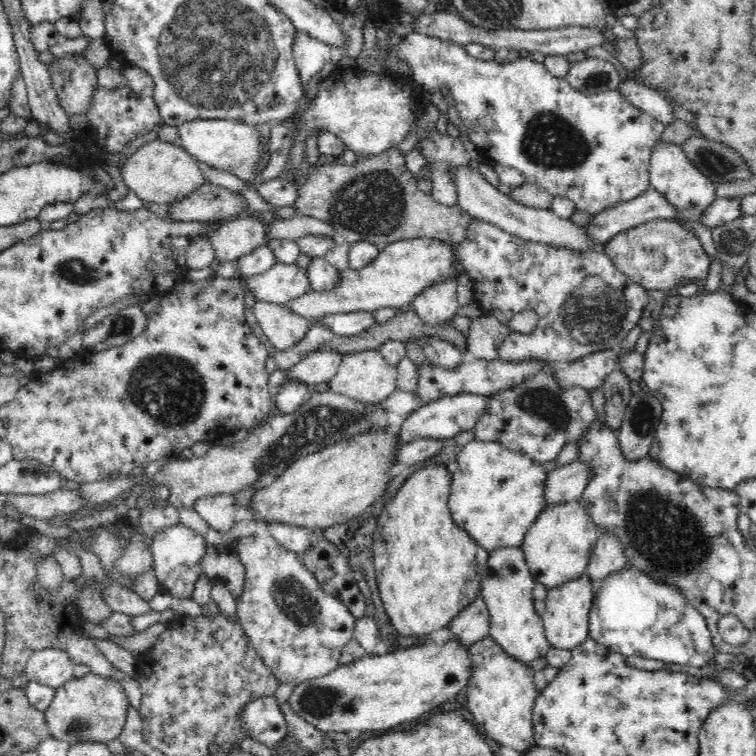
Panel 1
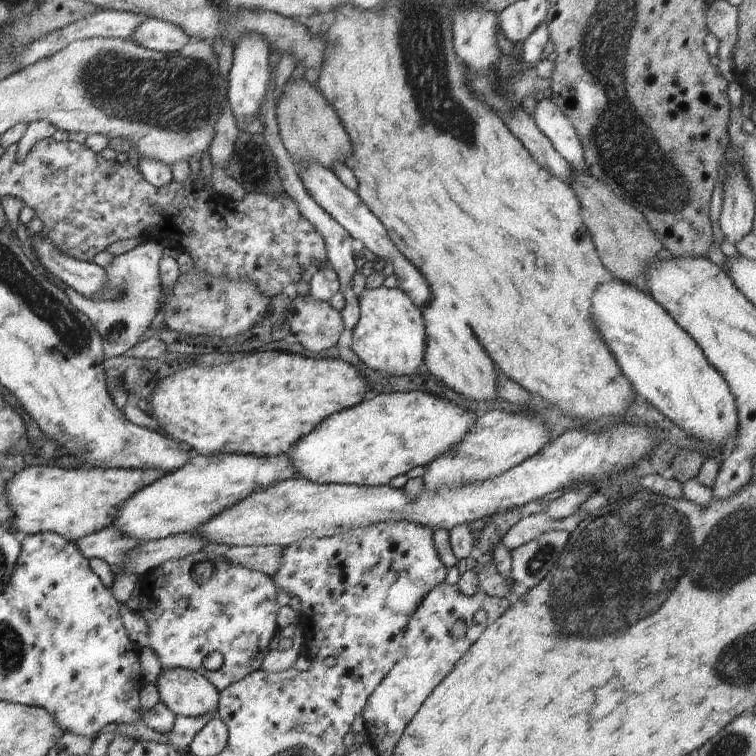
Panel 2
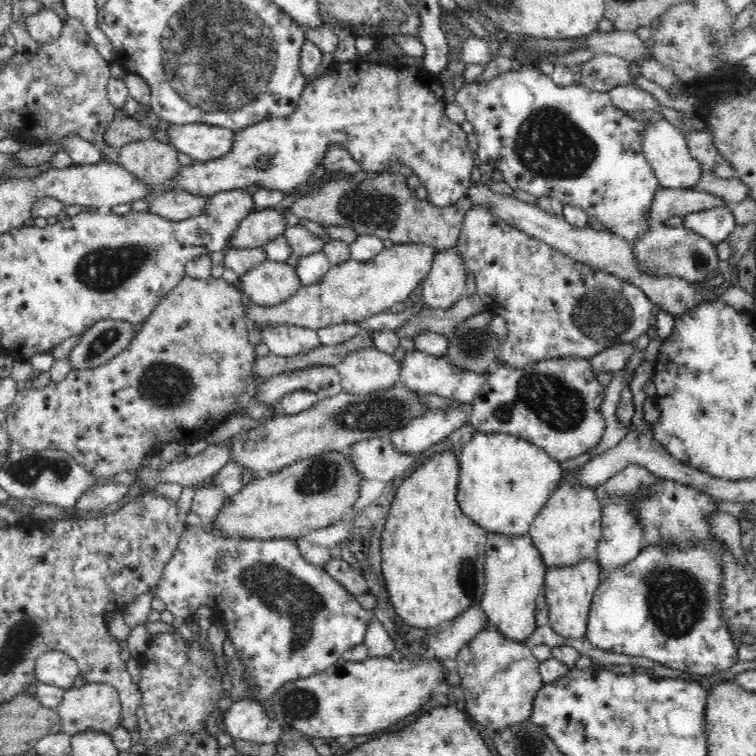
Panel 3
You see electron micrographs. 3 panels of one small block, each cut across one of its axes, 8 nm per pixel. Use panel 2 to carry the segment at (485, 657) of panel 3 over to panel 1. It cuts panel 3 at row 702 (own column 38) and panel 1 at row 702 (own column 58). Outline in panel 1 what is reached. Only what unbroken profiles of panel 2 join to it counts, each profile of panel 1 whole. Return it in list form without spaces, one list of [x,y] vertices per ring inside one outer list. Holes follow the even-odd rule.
[[[490,636],[472,644],[467,650],[470,653],[471,662],[470,680],[466,686],[467,716],[475,727],[482,728],[498,744],[518,751],[527,751],[535,744],[533,708],[539,694],[533,679],[535,670],[531,664],[520,662],[504,653],[502,647],[498,647],[498,643],[494,642]]]

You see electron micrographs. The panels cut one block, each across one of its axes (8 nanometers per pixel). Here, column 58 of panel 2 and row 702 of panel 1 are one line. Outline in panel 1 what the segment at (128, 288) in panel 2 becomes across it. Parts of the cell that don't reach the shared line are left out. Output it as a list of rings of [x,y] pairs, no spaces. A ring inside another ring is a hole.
[[[251,535],[240,537],[228,545],[231,551],[236,552],[245,568],[245,582],[242,594],[236,598],[238,623],[242,625],[242,632],[246,635],[251,646],[258,653],[260,660],[266,663],[266,667],[272,670],[274,677],[278,678],[278,688],[274,697],[280,703],[280,709],[284,713],[287,722],[287,734],[295,738],[299,748],[303,752],[316,754],[318,748],[324,744],[325,733],[316,726],[304,720],[302,716],[290,707],[290,696],[294,687],[312,678],[320,678],[330,674],[338,668],[339,658],[344,646],[353,639],[356,617],[337,598],[324,592],[309,569],[302,564],[299,555],[292,550],[286,550],[277,540],[271,536]]]

